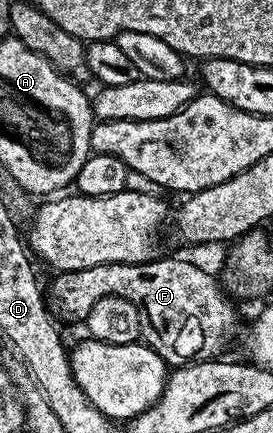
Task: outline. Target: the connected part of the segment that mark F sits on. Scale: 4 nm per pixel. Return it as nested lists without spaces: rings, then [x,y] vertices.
[[[162,257],[142,265],[119,261],[69,273],[57,272],[53,276],[56,278],[52,281],[52,297],[62,316],[80,319],[88,318],[98,299],[126,298],[134,303],[140,316],[143,344],[153,349],[169,367],[219,358],[228,341],[236,337],[236,309],[228,302],[229,294],[202,266],[180,257]]]

